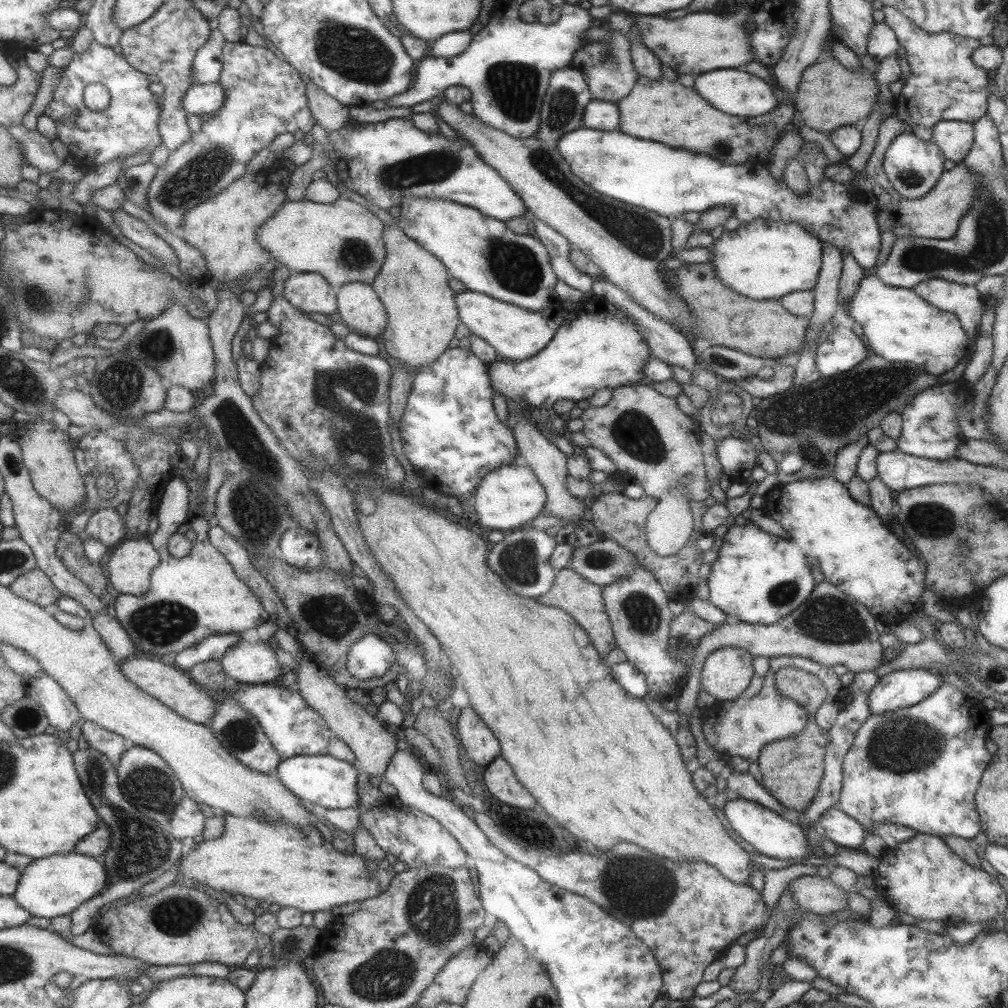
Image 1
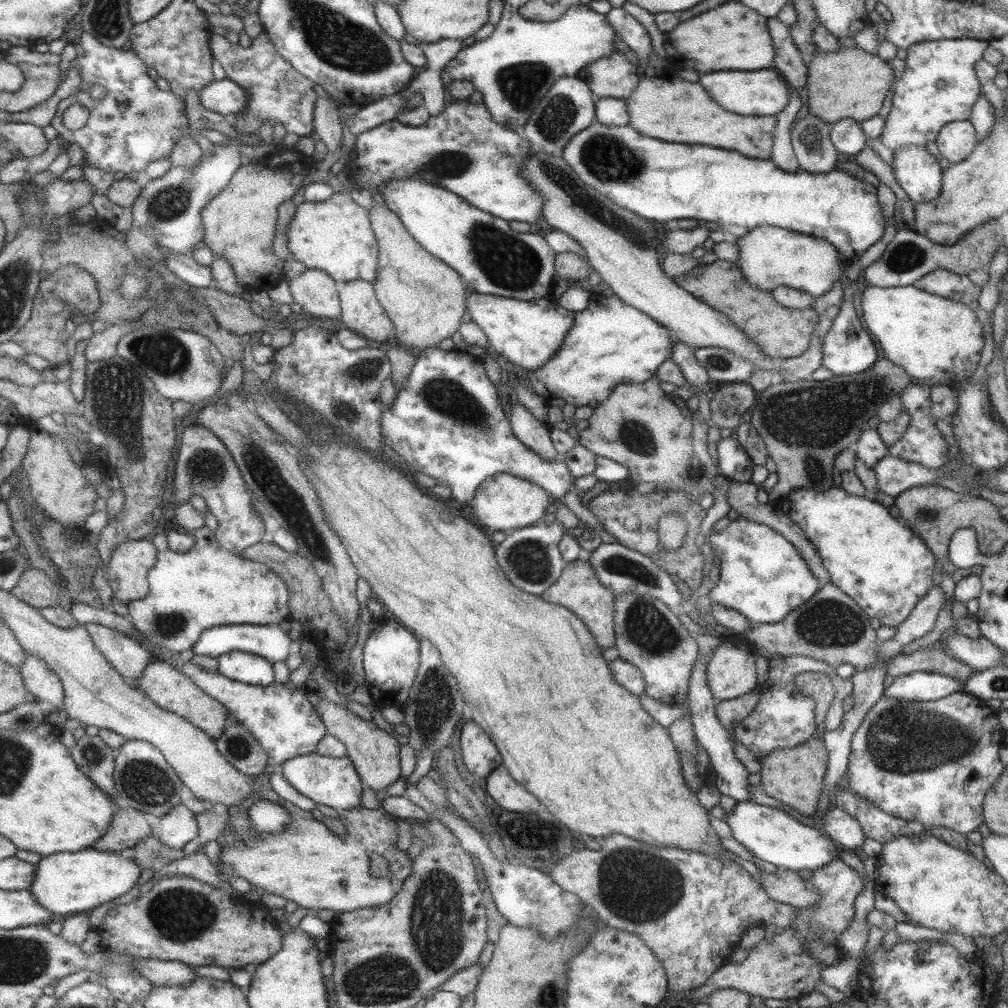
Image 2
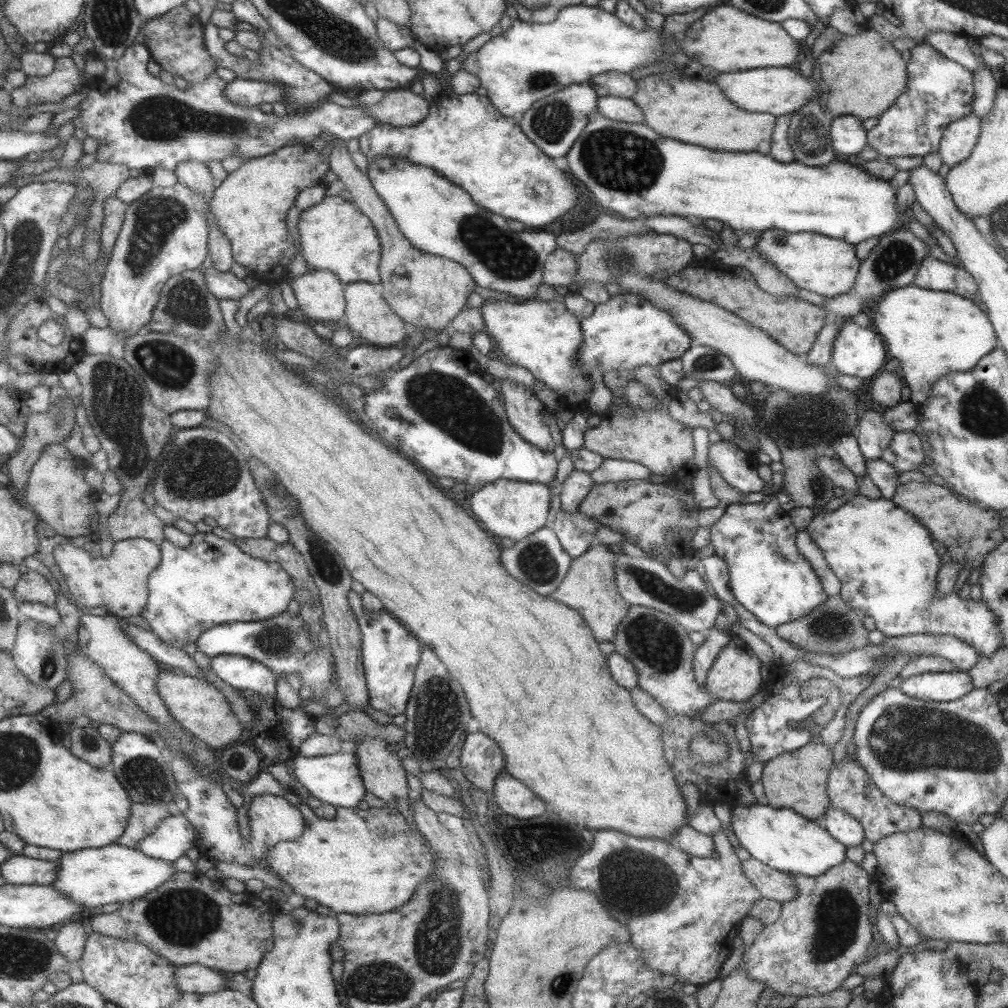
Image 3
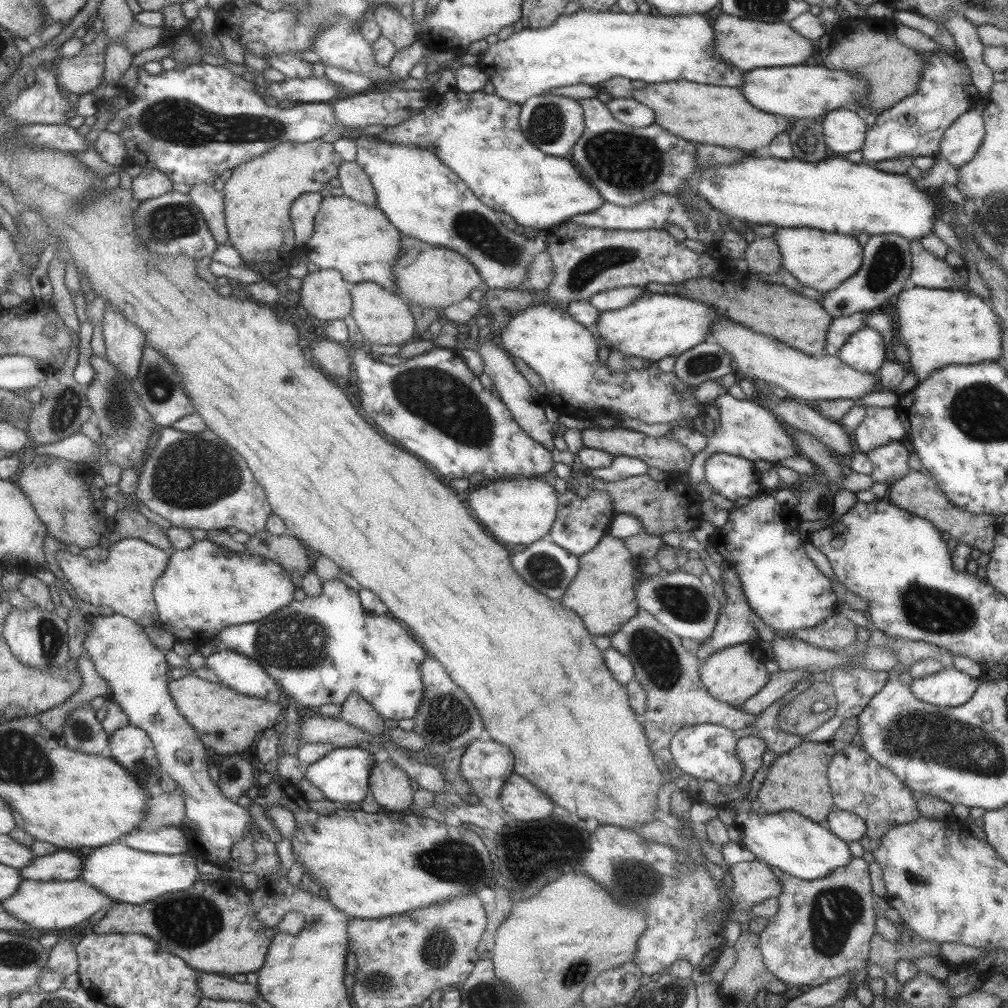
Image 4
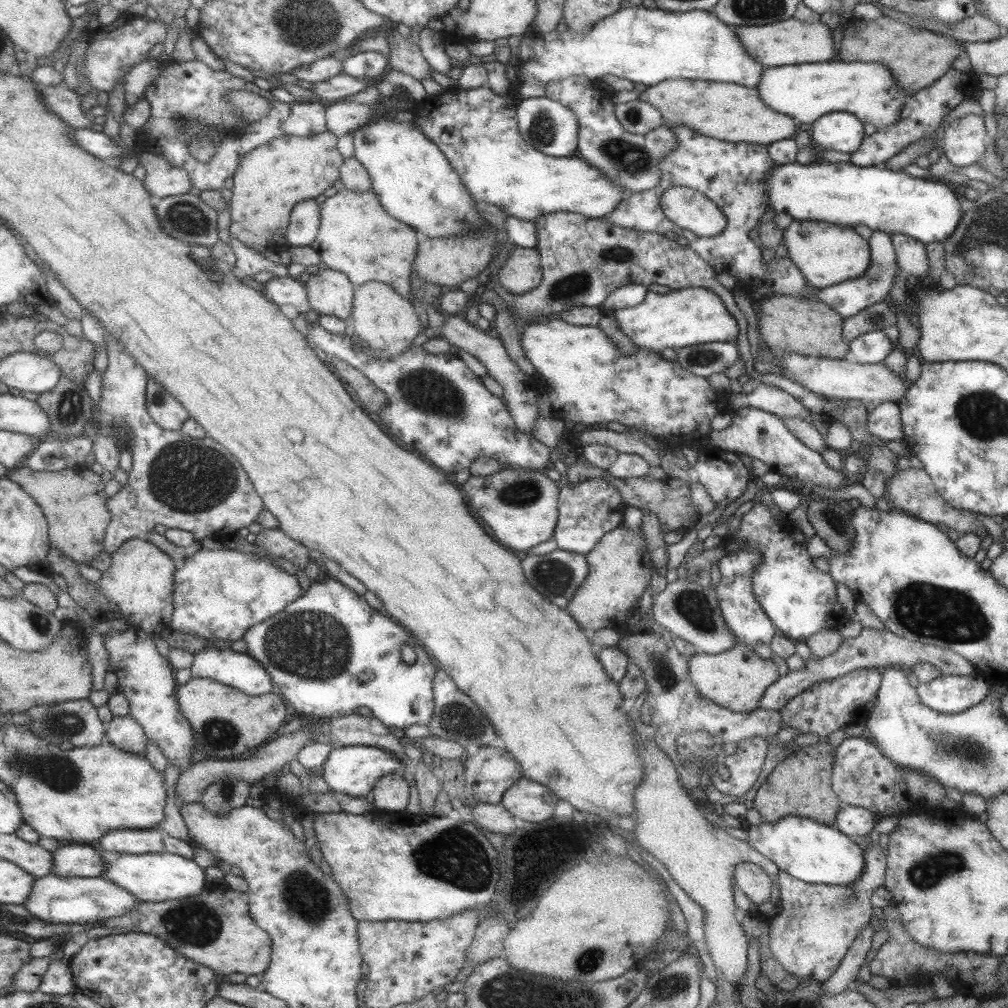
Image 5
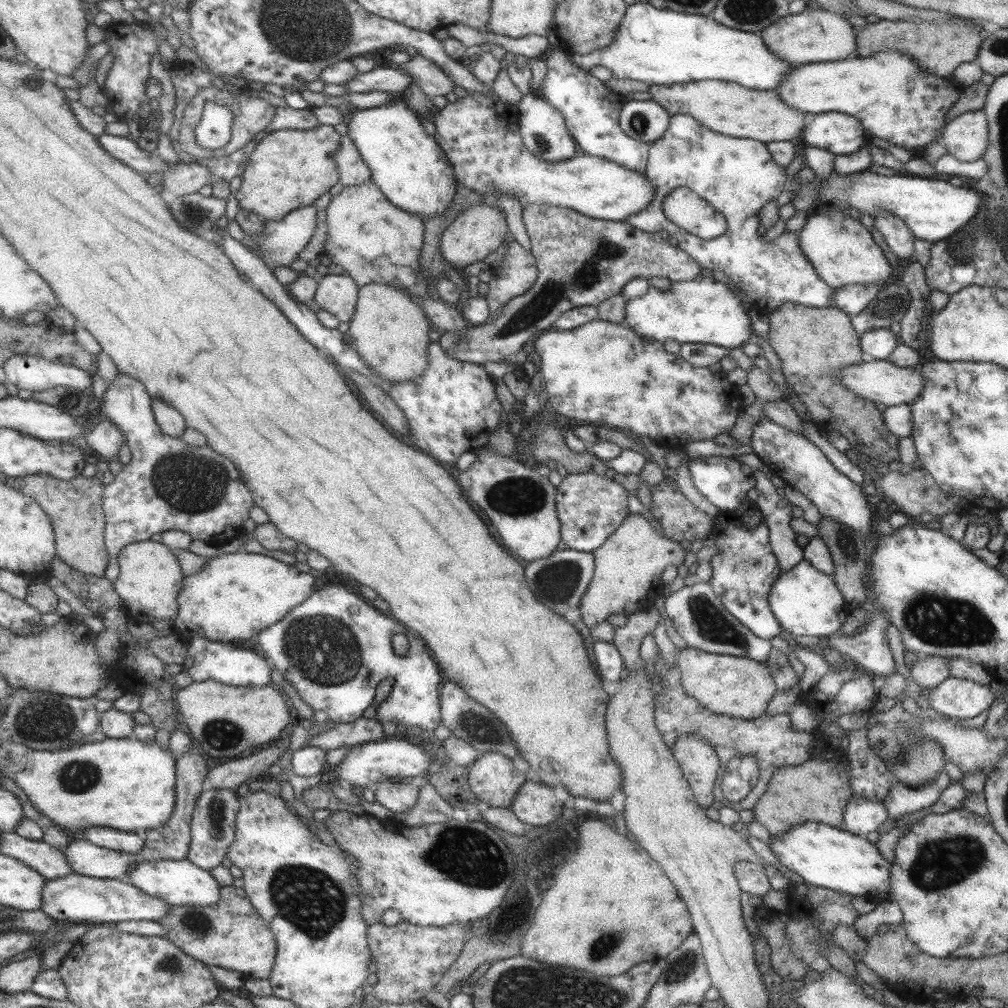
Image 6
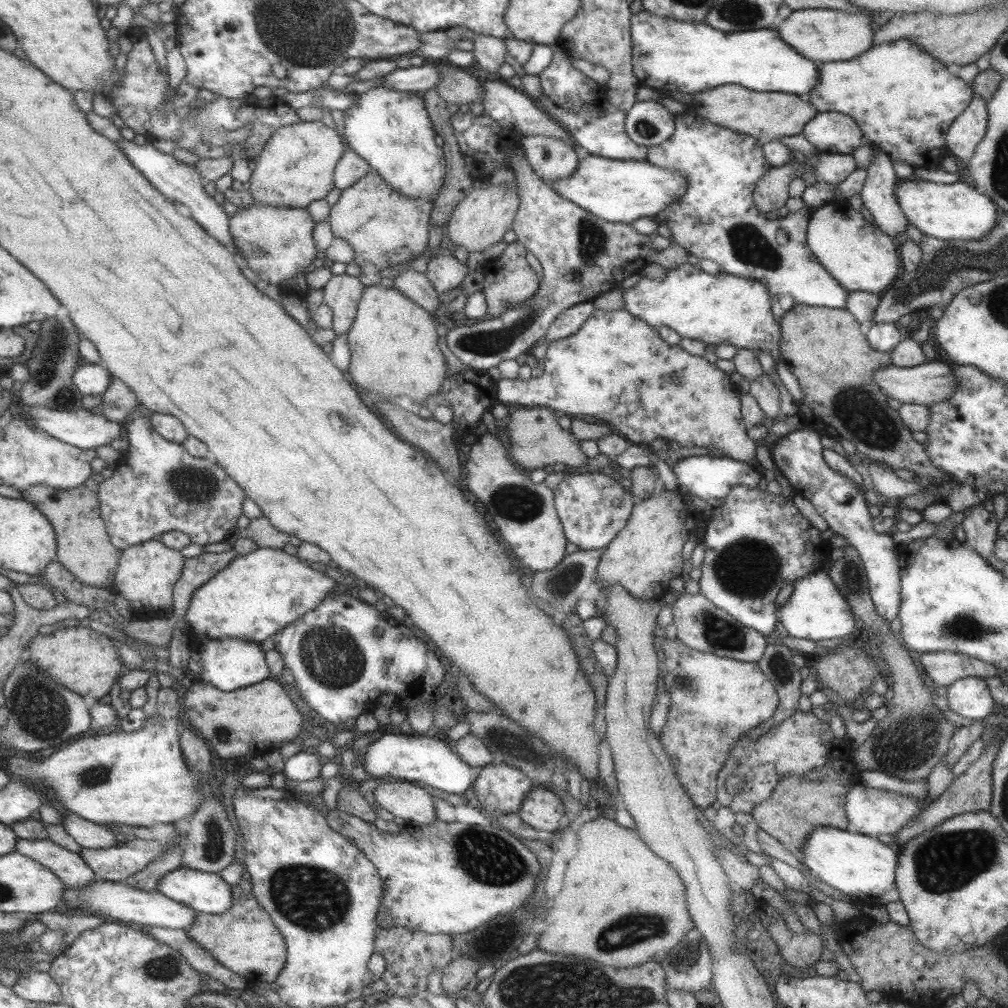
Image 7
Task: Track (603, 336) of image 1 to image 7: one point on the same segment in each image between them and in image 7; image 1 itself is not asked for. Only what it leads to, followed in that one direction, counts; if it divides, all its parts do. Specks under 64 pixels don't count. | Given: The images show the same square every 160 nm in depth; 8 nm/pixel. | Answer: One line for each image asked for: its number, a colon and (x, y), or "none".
2: (610, 343)
3: (627, 331)
4: (652, 326)
5: (687, 316)
6: (703, 310)
7: (722, 308)

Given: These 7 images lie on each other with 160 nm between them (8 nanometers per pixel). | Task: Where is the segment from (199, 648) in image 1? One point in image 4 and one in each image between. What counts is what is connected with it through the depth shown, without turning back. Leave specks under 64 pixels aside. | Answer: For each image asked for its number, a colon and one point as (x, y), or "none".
2: (269, 641)
3: (280, 643)
4: (318, 650)

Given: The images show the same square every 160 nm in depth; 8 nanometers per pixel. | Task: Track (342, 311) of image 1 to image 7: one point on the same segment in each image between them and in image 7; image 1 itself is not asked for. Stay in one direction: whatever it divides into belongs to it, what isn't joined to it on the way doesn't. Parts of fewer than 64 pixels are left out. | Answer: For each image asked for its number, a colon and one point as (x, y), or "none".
2: (360, 311)
3: (366, 314)
4: (382, 317)
5: (381, 319)
6: (388, 329)
7: (393, 354)

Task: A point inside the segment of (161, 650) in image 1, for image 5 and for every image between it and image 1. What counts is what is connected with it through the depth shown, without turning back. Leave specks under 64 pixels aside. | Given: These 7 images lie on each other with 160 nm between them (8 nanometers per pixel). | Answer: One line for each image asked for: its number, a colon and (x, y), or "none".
2: (207, 586)
3: (211, 582)
4: (206, 587)
5: (218, 594)

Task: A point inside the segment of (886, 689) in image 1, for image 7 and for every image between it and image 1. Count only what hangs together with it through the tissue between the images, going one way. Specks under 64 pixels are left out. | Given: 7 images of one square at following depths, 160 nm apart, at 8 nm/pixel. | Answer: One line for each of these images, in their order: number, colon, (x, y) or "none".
2: (920, 686)
3: (930, 686)
4: (949, 687)
5: (948, 693)
6: (955, 698)
7: (968, 698)

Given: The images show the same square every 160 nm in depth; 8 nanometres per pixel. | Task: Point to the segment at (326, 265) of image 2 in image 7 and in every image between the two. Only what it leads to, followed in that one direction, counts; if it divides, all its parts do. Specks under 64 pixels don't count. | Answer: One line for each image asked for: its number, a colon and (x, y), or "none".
3: (334, 235)
4: (359, 242)
5: (355, 236)
6: (374, 242)
7: (383, 228)

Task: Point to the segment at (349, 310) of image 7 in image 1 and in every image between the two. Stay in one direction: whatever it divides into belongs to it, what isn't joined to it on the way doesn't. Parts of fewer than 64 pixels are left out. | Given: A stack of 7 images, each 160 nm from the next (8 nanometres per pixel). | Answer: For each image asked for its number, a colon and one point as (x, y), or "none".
1: (309, 292)
2: (314, 290)
3: (319, 294)
4: (324, 296)
5: (329, 292)
6: (335, 293)

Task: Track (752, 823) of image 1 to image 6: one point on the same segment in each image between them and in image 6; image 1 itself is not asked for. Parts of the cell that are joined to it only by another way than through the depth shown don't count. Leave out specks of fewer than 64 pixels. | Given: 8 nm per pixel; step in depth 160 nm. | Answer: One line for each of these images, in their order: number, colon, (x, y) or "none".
2: (770, 834)
3: (782, 839)
4: (785, 841)
5: (815, 853)
6: (821, 855)

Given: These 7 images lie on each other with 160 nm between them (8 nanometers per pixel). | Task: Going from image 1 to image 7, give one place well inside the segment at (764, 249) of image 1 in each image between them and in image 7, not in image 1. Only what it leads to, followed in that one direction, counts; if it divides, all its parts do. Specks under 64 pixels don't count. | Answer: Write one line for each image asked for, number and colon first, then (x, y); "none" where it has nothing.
2: (769, 256)
3: (827, 266)
4: (821, 260)
5: (824, 254)
6: (841, 251)
7: (856, 254)

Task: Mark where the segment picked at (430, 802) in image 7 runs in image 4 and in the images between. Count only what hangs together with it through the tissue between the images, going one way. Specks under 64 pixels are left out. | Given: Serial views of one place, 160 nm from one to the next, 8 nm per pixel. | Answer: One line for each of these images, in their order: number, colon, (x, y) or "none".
4: (391, 788)
5: (390, 793)
6: (396, 797)

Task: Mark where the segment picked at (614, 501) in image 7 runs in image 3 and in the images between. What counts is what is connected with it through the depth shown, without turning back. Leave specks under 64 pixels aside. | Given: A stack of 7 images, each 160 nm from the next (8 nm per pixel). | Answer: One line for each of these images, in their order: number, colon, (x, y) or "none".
3: (575, 531)
4: (580, 522)
5: (587, 510)
6: (589, 507)

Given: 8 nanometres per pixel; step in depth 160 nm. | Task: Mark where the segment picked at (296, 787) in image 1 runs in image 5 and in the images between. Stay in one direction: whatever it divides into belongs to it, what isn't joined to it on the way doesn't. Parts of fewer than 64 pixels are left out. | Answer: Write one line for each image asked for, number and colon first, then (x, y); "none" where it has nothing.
2: (333, 782)
3: (334, 779)
4: (341, 775)
5: (348, 770)

